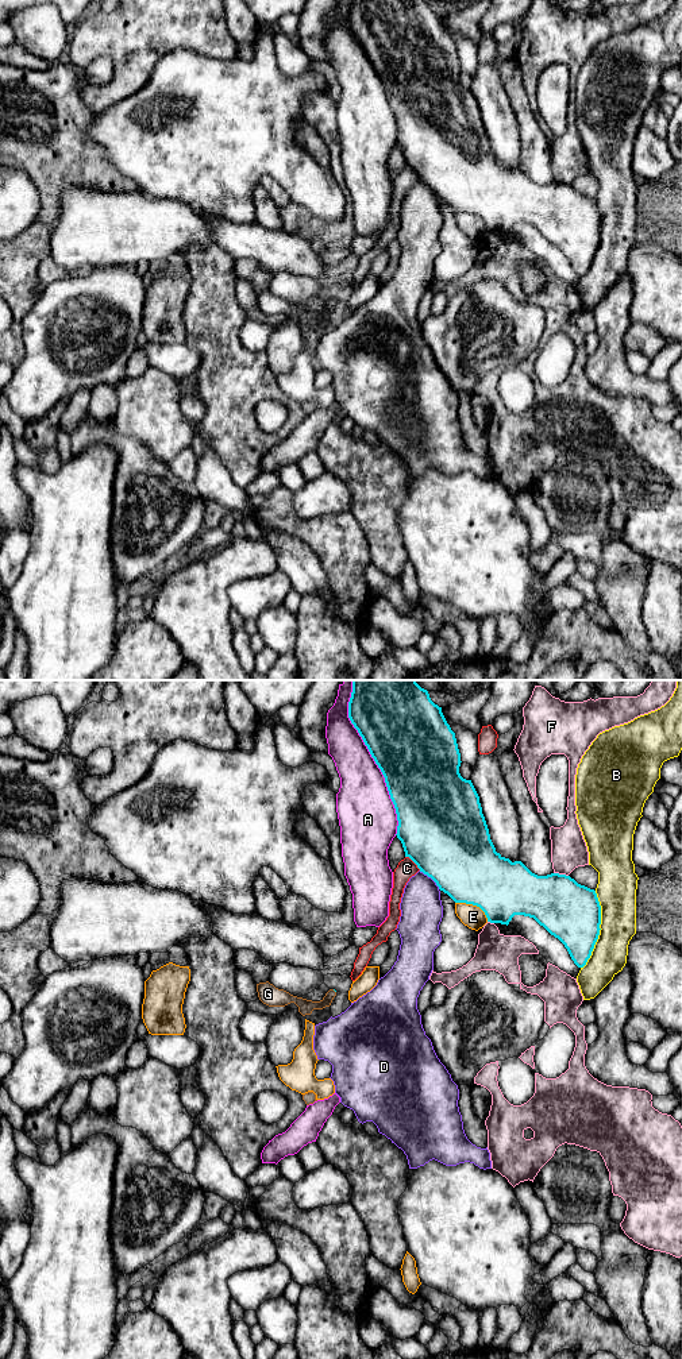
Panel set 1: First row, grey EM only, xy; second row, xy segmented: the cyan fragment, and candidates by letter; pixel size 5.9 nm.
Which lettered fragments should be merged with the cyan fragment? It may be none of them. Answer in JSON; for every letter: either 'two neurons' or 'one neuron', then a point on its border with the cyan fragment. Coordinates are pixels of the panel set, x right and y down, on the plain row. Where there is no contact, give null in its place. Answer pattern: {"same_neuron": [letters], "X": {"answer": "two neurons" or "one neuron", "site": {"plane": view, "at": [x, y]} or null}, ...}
{"same_neuron": ["G"], "A": {"answer": "two neurons", "site": {"plane": "xy", "at": [376, 72]}}, "B": {"answer": "two neurons", "site": {"plane": "xy", "at": [600, 238]}}, "C": {"answer": "two neurons", "site": {"plane": "xy", "at": [413, 170]}}, "D": {"answer": "two neurons", "site": {"plane": "xy", "at": [430, 185]}}, "E": {"answer": "two neurons", "site": {"plane": "xy", "at": [474, 213]}}, "F": {"answer": "two neurons", "site": {"plane": "xy", "at": [561, 184]}}, "G": {"answer": "one neuron", "site": null}}

